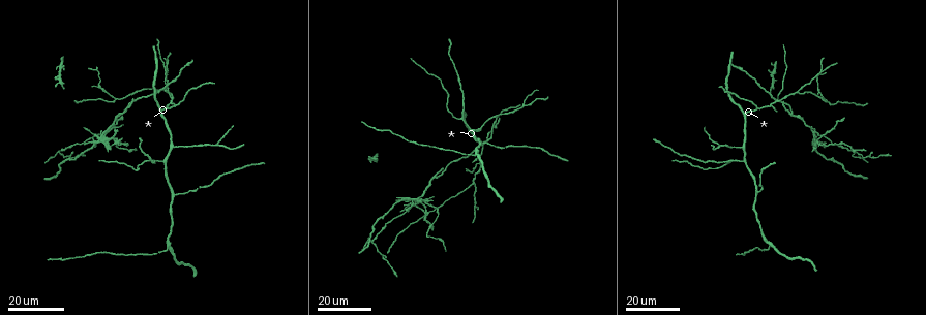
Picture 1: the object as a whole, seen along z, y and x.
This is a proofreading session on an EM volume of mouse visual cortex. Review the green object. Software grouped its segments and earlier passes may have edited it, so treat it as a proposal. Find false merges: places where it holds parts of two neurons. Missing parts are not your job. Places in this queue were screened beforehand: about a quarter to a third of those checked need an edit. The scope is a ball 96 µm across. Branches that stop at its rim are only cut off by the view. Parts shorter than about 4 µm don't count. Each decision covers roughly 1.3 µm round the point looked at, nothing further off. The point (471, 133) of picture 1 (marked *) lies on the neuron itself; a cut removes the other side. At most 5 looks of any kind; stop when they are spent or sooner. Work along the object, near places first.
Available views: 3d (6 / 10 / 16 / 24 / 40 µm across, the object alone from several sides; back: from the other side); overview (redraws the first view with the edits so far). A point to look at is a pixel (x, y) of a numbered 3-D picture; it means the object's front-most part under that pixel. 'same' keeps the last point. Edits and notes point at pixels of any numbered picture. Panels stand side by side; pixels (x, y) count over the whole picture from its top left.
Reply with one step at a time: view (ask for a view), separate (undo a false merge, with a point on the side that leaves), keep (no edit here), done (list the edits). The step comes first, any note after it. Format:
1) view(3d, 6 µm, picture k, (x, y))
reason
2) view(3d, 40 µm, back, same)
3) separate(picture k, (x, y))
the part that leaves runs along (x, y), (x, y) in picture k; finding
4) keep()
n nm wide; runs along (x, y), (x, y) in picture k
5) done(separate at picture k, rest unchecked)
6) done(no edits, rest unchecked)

view(3d, 24 µm, picture 1, (745, 160))

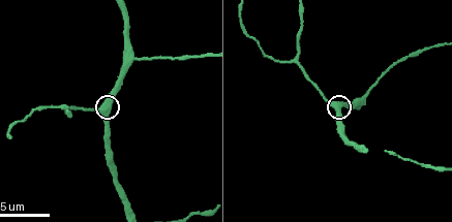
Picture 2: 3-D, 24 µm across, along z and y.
view(3d, 6 µm, picture 2, (100, 111))
closer look

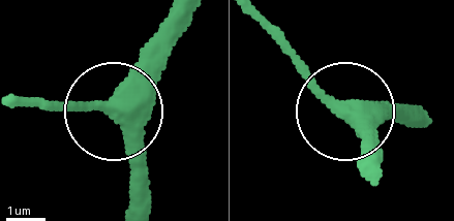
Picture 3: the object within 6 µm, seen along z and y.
view(3d, 6 µm, back, picture 3, (337, 107))

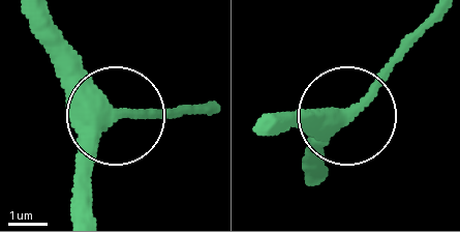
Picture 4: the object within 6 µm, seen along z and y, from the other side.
keep()
runs along (269, 112), (344, 109), (410, 36) in picture 4; continuous, no second neuron

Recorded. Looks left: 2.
view(3d, 16 µm, picture 1, (107, 131))
four-way junction

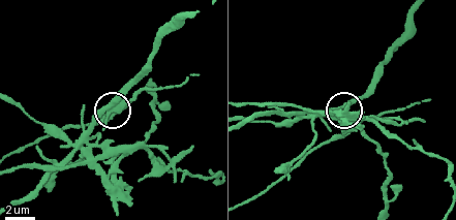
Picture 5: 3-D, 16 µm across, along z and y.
view(3d, 10 µm, picture 5, (113, 111))

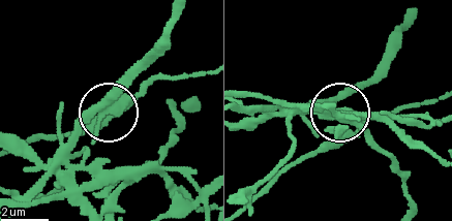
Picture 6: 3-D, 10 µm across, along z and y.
separate(picture 6, (98, 102))
the part that leaves runs along (127, 97), (110, 99), (151, 52), (171, 14) in picture 6; two neurons meet here

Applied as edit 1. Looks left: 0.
done(separate at picture 6, rest unchecked)

